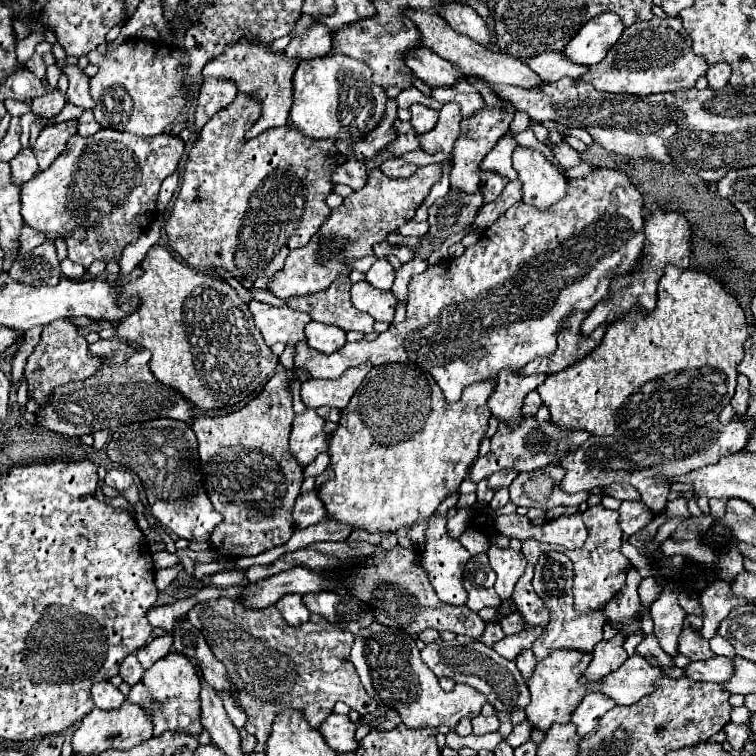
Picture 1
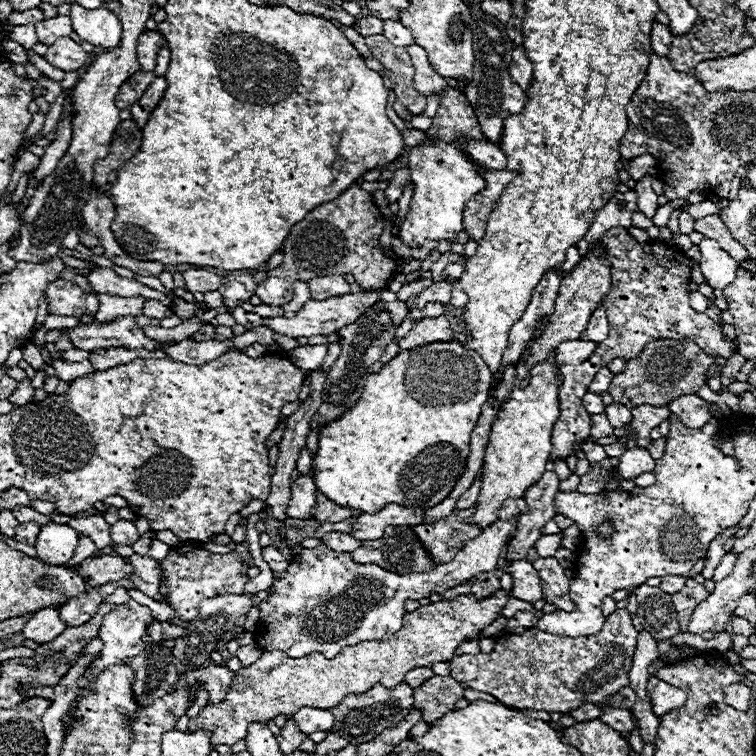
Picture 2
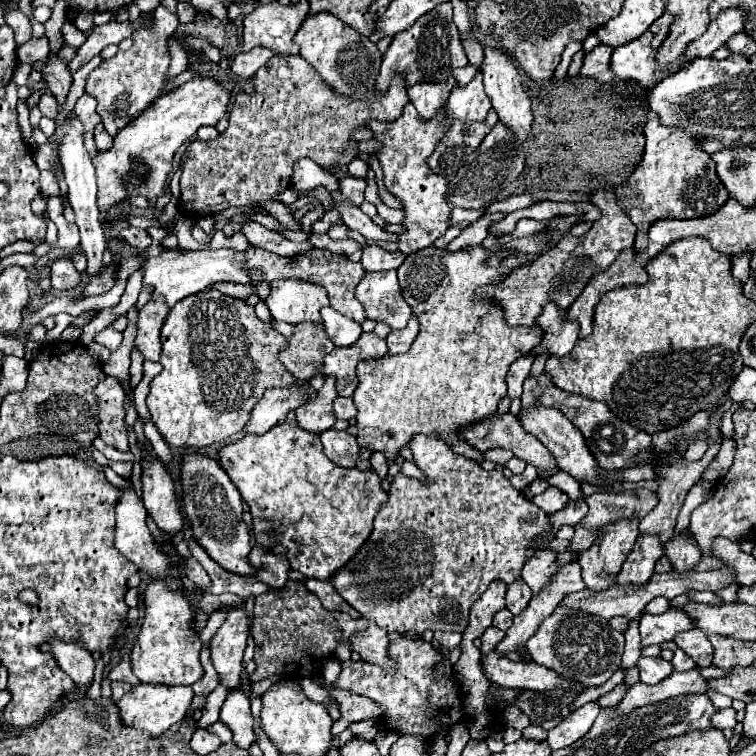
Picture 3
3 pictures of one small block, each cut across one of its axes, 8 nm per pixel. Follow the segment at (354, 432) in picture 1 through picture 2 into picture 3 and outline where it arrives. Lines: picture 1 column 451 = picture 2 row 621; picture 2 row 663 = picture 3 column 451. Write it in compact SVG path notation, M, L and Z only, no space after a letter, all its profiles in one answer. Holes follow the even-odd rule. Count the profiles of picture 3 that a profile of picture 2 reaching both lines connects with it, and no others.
M430 246L422 252L406 256L404 264L398 268L400 292L420 320L420 334L406 354L384 356L382 360L366 360L358 364L358 388L352 396L358 408L358 446L368 448L370 452L384 454L388 466L396 462L400 450L410 446L410 442L418 434L444 438L450 434L460 434L462 428L494 416L500 400L506 396L506 374L510 364L532 352L532 348L538 346L538 340L542 340L540 328L510 328L502 316L502 308L474 302L474 290L478 286L498 282L500 276L506 276L510 270L514 270L514 266L534 260L534 256L508 254L498 268L486 268L482 266L486 252L488 250L482 246L474 246L462 252L448 254L446 250L436 250Z

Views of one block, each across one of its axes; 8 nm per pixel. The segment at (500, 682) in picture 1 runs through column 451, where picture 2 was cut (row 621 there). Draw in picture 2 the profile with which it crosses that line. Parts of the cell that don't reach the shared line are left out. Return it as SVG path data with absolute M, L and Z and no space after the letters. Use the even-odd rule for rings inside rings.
M642 584L634 590L638 598L638 616L642 618L644 630L648 630L654 638L666 640L680 632L678 612L672 604L672 596L662 592L660 588Z

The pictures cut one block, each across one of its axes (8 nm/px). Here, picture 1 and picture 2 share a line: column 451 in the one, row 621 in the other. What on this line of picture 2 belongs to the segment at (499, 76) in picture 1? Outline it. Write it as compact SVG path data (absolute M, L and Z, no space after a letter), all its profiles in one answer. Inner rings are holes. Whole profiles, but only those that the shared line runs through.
M46 608L36 612L36 616L32 616L32 620L28 620L28 624L22 628L22 636L26 640L44 644L54 640L58 634L62 634L66 630L66 624L60 620L58 612L54 608Z

